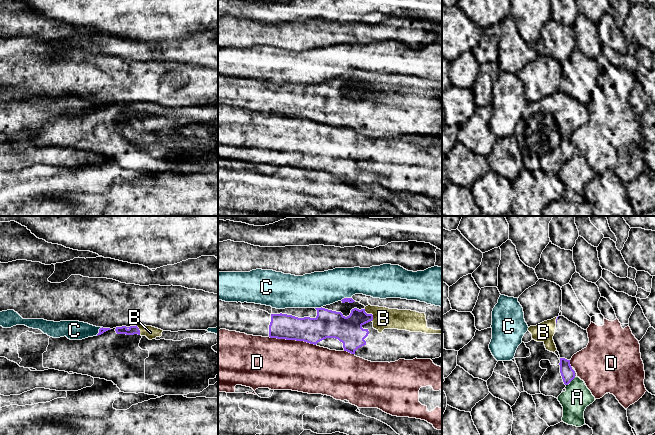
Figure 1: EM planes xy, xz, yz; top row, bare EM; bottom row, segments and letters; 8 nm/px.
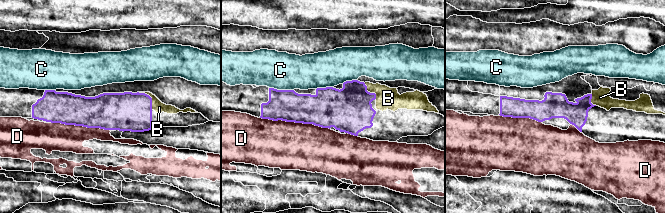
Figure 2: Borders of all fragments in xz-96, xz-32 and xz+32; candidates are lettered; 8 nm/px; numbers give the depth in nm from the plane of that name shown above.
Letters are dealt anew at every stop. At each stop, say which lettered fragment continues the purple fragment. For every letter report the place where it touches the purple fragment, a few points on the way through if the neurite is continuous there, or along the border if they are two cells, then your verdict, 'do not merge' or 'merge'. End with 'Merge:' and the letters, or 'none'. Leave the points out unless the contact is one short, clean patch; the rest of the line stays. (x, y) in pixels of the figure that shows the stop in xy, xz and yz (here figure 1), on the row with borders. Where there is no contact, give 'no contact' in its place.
A: yz (572, 379) | along yz (575, 377), (569, 382) | do not merge
B: xz (370, 314) | merge
C: xz (318, 308) | do not merge
D: xz (292, 339) | do not merge
Merge: B

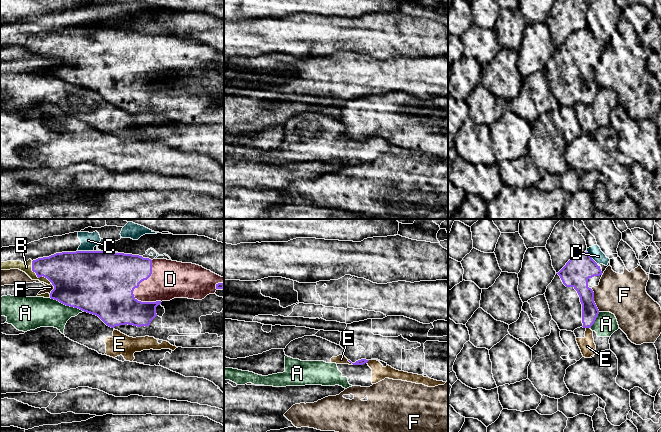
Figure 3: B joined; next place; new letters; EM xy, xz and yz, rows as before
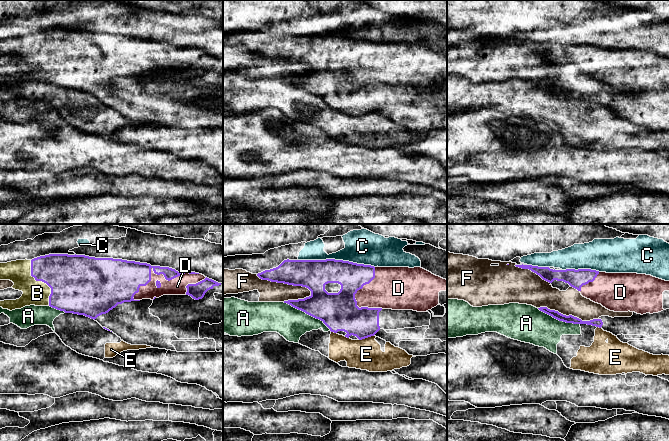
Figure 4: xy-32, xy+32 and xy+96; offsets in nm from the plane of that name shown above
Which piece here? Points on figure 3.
A: xy (67, 305) | do not merge
B: xy (37, 276) | merge
C: xy (86, 251) | do not merge
D: xy (142, 280) | merge
E: xz (350, 362) | along xz (347, 360), (352, 363) | do not merge
F: yz (593, 300) | do not merge
Merge: B, D

